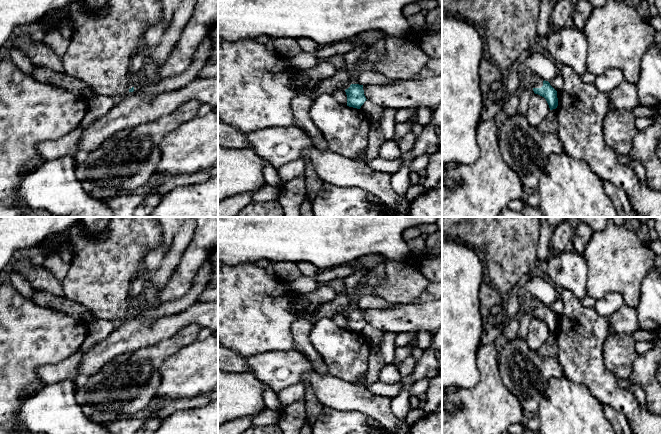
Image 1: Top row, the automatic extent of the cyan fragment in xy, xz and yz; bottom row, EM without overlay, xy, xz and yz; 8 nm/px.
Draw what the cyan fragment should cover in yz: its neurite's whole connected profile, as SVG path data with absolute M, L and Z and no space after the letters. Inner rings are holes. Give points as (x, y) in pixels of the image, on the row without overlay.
M533 300L531 303L531 309L535 318L538 318L546 323L550 334L557 332L557 315L550 309L548 305L543 304L541 301Z

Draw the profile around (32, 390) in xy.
M40 380L37 384L29 387L23 394L24 398L27 399L35 395L38 391L42 390L47 383L44 380Z

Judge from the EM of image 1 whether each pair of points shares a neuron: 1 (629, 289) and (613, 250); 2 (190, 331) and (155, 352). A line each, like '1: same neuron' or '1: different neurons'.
1: same neuron
2: same neuron

